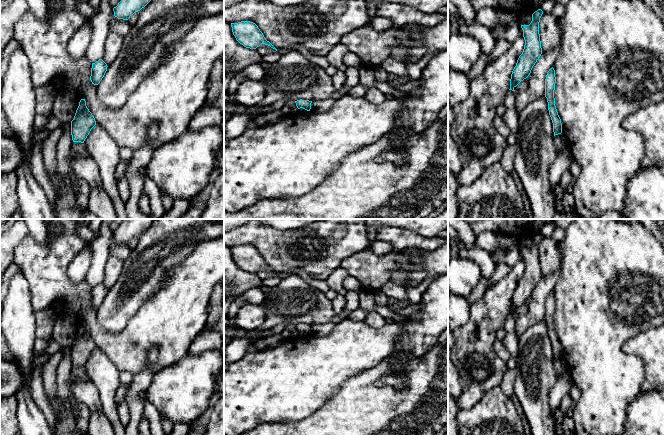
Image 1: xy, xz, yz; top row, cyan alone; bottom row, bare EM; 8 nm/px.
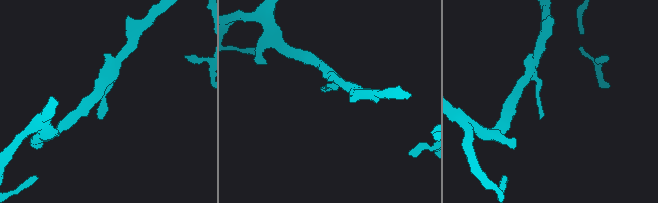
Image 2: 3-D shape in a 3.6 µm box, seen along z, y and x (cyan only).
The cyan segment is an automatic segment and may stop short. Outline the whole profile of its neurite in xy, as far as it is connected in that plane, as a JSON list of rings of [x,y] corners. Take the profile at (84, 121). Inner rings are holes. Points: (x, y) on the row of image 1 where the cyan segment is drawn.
[[[81,99],[74,119],[71,121],[71,135],[73,142],[84,143],[91,129],[95,125],[95,118],[87,108],[85,99]]]

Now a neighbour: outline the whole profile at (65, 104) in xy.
[[[74,89],[56,90],[51,115],[63,123],[70,123],[79,106],[78,93]]]

